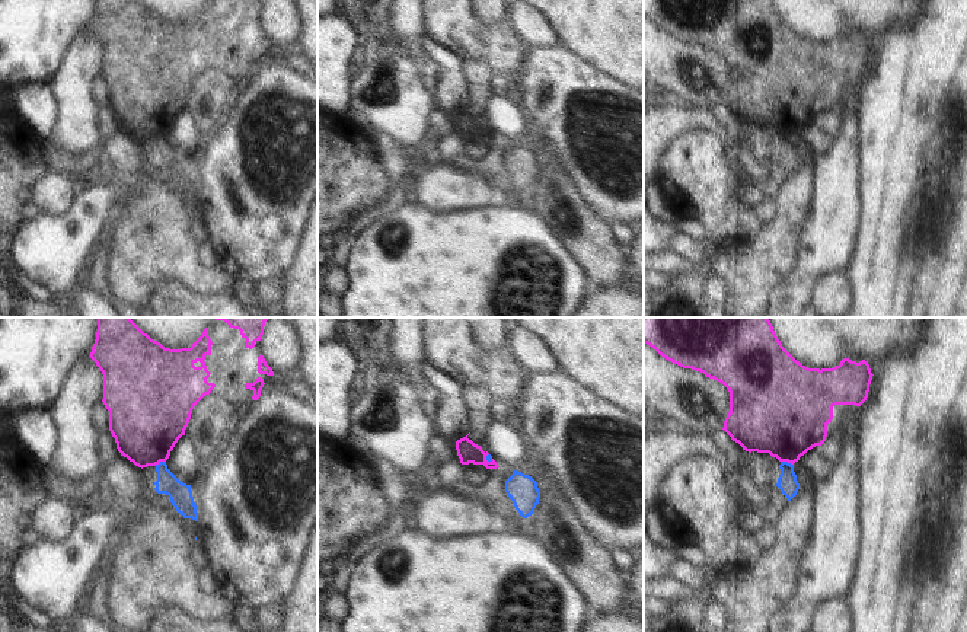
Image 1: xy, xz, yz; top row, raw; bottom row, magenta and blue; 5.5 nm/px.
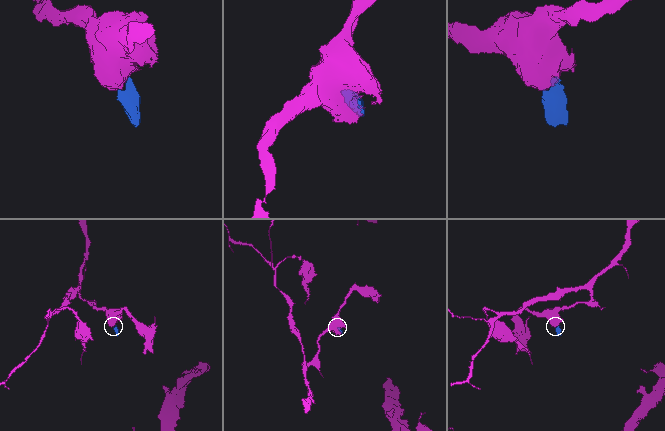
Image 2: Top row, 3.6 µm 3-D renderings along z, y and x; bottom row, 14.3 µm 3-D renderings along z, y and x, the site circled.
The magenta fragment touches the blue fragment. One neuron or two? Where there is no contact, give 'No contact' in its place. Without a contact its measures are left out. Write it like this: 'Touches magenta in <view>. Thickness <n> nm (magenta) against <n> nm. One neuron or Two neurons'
Touches magenta in yz. Thickness 460 nm (magenta) against 110 nm. Two neurons.

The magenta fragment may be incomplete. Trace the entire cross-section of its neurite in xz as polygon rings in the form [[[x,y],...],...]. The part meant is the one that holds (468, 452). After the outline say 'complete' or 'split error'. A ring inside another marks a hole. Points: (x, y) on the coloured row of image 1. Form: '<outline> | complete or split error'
[[[467,435],[456,441],[456,450],[462,465],[484,465],[491,470],[500,467],[494,459],[488,462],[486,456],[489,453],[485,453],[482,447],[469,440]]] | complete

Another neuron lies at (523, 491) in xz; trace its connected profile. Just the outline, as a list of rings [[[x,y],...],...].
[[[514,470],[505,481],[505,492],[523,518],[534,513],[540,491],[537,482],[532,476]]]

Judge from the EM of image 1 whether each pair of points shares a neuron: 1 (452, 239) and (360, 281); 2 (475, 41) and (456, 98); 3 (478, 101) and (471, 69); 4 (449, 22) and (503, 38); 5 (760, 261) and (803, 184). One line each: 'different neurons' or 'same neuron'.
1: same neuron
2: different neurons
3: same neuron
4: same neuron
5: same neuron

